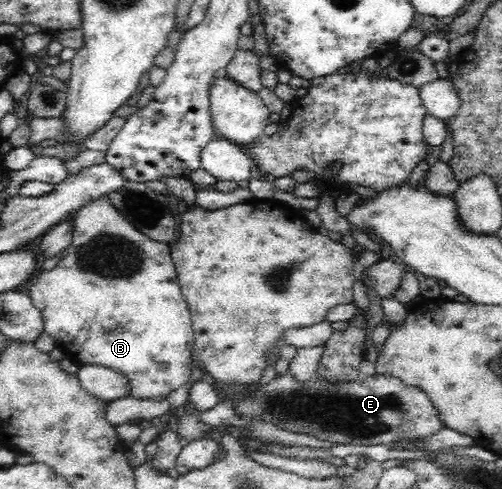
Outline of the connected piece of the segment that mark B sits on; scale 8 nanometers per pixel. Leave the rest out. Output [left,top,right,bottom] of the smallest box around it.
[28,198,196,400]

